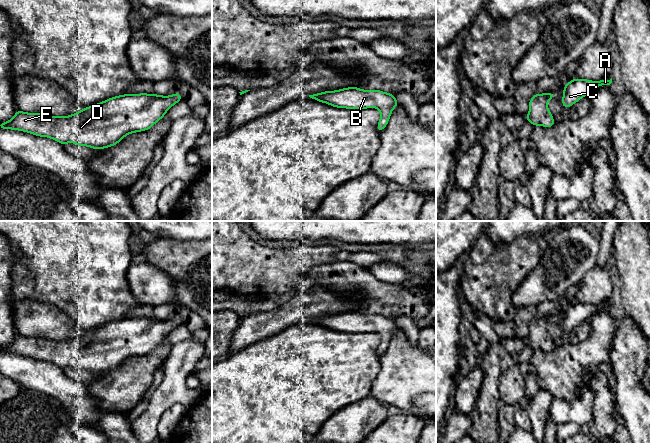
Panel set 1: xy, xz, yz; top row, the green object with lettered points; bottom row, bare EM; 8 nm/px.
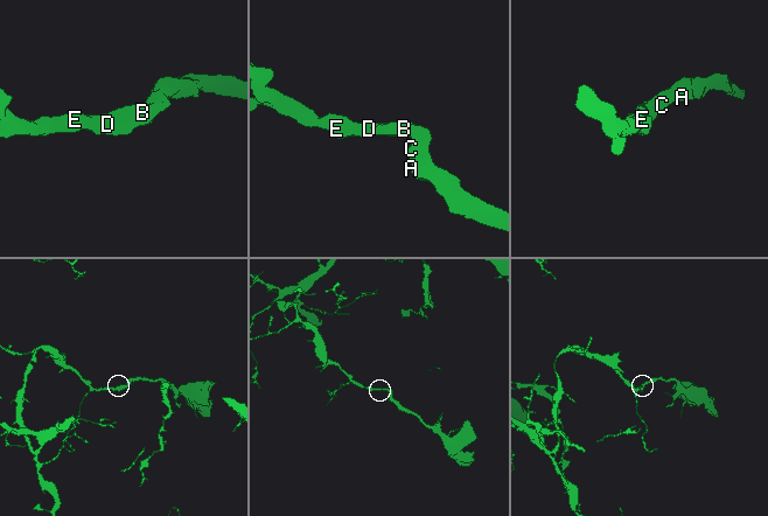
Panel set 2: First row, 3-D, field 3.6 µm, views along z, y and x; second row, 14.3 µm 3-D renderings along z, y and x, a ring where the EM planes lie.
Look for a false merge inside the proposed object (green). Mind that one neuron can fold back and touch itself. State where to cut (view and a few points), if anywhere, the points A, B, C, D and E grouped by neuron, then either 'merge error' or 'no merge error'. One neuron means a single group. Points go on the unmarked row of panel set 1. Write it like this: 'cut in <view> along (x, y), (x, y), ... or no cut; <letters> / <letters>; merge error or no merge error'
no cut; A B C D E; no merge error

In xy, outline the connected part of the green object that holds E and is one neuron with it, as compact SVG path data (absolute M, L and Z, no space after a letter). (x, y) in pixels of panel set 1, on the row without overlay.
M178 316L169 320L140 317L115 320L69 340L50 340L16 334L16 338L9 345L0 347L0 353L18 354L39 361L48 361L63 370L66 367L74 367L92 373L105 373L118 368L131 357L149 354L179 325L182 325L182 319Z

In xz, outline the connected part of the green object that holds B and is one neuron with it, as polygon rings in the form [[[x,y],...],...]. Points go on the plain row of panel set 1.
[[[358,311],[324,315],[309,319],[309,321],[337,332],[377,332],[381,337],[377,348],[377,355],[379,357],[387,350],[393,333],[400,330],[395,320],[391,317],[386,317],[381,314],[363,314]]]

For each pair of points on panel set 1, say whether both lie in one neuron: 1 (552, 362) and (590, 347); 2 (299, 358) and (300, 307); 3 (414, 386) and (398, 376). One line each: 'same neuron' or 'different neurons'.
1: same neuron
2: different neurons
3: same neuron

